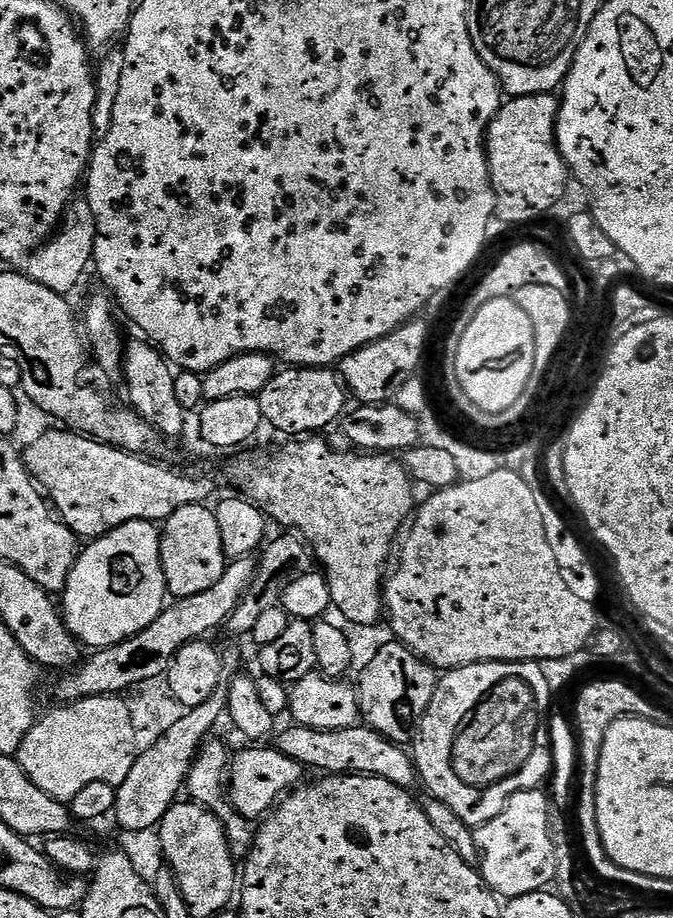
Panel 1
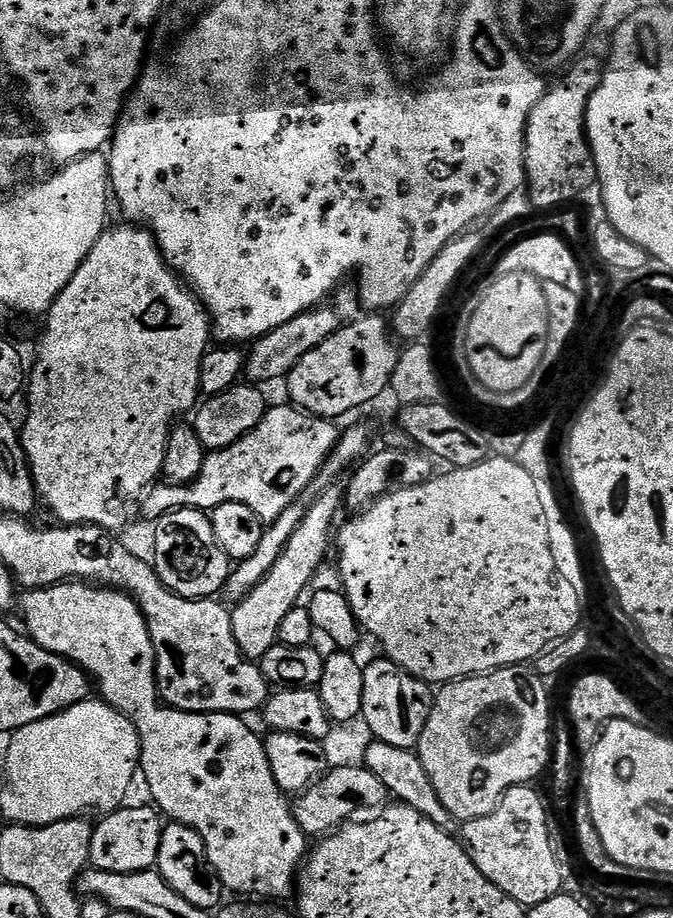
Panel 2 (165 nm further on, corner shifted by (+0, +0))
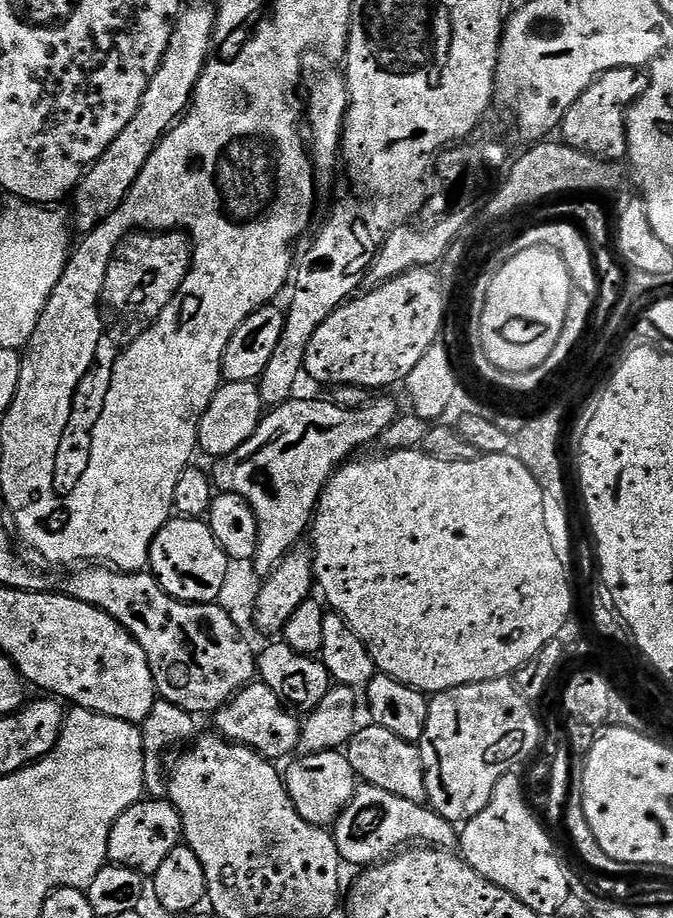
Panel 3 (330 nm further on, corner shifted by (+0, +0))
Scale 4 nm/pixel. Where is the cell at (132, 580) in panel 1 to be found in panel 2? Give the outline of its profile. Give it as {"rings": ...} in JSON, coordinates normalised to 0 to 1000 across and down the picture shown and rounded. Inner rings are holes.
{"rings":[[[97,634],[94,636],[80,636],[74,641],[51,641],[37,644],[34,648],[36,650],[31,654],[28,650],[27,654],[27,667],[30,662],[31,669],[36,670],[37,682],[34,681],[34,683],[39,685],[40,692],[46,693],[48,698],[56,704],[62,704],[88,715],[97,715],[100,719],[105,719],[108,723],[123,728],[140,742],[141,748],[143,745],[149,748],[147,761],[172,772],[174,776],[181,777],[189,784],[196,785],[202,798],[208,802],[208,834],[205,841],[211,850],[214,845],[214,854],[220,857],[221,865],[226,866],[227,873],[224,871],[224,875],[251,894],[273,898],[297,910],[300,917],[306,922],[312,943],[324,952],[328,964],[337,971],[340,967],[342,971],[352,972],[357,975],[352,977],[357,978],[404,978],[398,976],[428,976],[432,972],[435,975],[437,960],[441,958],[443,947],[455,936],[455,929],[461,924],[461,915],[443,900],[443,895],[434,887],[429,868],[418,863],[413,852],[407,852],[407,843],[401,839],[401,826],[395,826],[388,798],[380,798],[363,785],[367,783],[342,776],[267,776],[262,771],[239,769],[235,766],[232,714],[229,712],[226,696],[220,690],[220,679],[214,676],[214,671],[208,668],[208,661],[201,658],[189,645],[183,643],[150,643],[147,639],[129,634]]]}

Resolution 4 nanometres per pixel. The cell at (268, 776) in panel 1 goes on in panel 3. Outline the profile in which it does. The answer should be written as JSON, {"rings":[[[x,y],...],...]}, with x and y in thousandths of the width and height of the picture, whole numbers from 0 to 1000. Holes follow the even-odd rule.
{"rings":[[[536,853],[523,871],[505,883],[493,912],[499,914],[502,930],[513,942],[551,943],[566,940],[596,927],[602,922],[646,922],[672,926],[681,919],[681,902],[672,894],[657,891],[636,876],[603,874],[568,856]]]}

